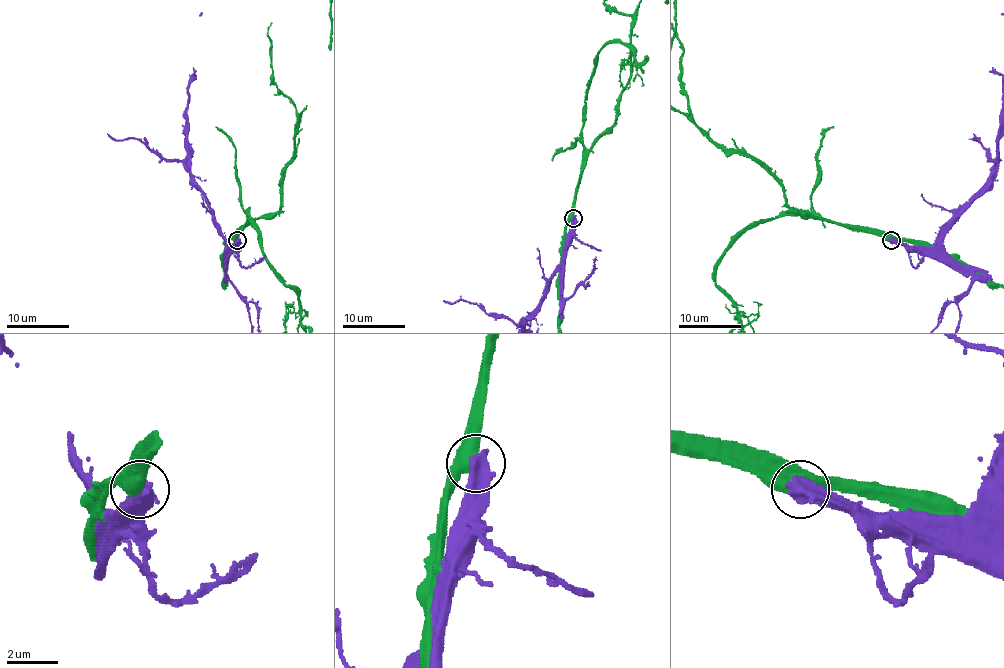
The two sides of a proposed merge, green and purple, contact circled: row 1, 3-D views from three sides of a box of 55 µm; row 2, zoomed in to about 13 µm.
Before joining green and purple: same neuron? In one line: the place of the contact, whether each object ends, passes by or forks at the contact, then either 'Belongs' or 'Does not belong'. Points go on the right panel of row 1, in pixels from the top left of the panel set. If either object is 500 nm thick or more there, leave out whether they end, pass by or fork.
Place: (891, 240). Does not belong

